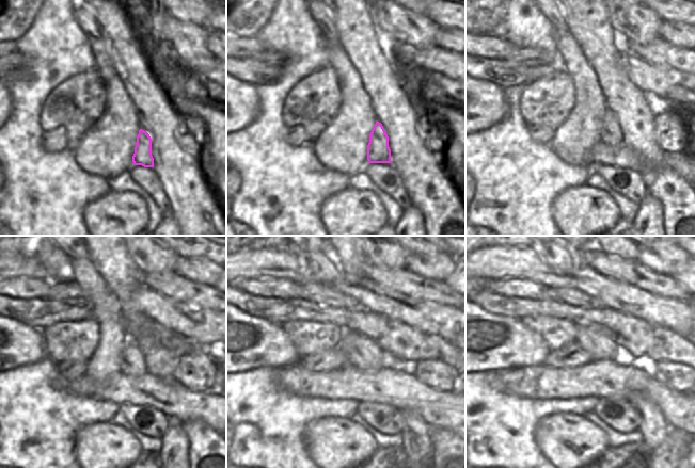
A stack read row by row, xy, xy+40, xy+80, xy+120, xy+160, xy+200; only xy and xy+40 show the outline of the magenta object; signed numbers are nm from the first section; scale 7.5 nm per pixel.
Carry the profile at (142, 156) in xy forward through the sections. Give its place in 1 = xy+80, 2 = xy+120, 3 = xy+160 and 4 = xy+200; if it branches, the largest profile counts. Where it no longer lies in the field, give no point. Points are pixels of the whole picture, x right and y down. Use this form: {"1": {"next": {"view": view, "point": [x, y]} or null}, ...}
{"1": {"next": {"view": "xy+80", "point": [612, 134]}}, "2": {"next": {"view": "xy+120", "point": [132, 362]}}, "3": {"next": {"view": "xy+160", "point": [363, 353]}}, "4": {"next": {"view": "xy+200", "point": [599, 343]}}}

